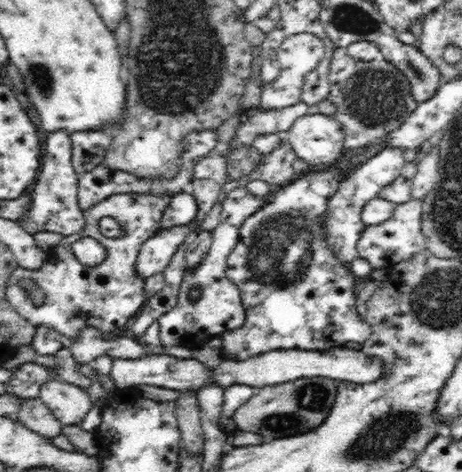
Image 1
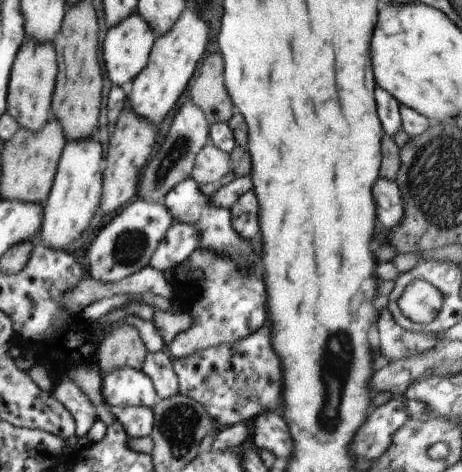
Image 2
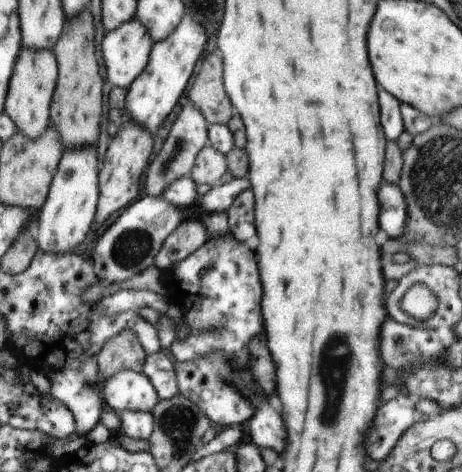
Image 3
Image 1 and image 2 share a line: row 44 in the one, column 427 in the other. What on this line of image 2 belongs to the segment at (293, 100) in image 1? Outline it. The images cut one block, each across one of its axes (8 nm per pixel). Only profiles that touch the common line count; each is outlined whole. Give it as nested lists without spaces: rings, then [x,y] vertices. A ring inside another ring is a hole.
[[[413,280],[407,290],[403,290],[403,294],[399,296],[397,308],[403,314],[403,318],[409,318],[415,324],[431,324],[433,318],[439,314],[441,308],[441,294],[423,280]]]

